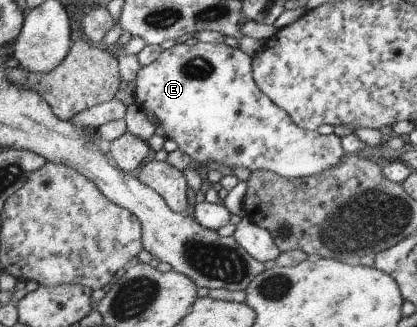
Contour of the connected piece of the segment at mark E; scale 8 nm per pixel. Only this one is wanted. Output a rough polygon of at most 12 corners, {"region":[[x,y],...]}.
{"region":[[223,42],[176,44],[136,102],[194,167],[303,178],[345,154]]}

